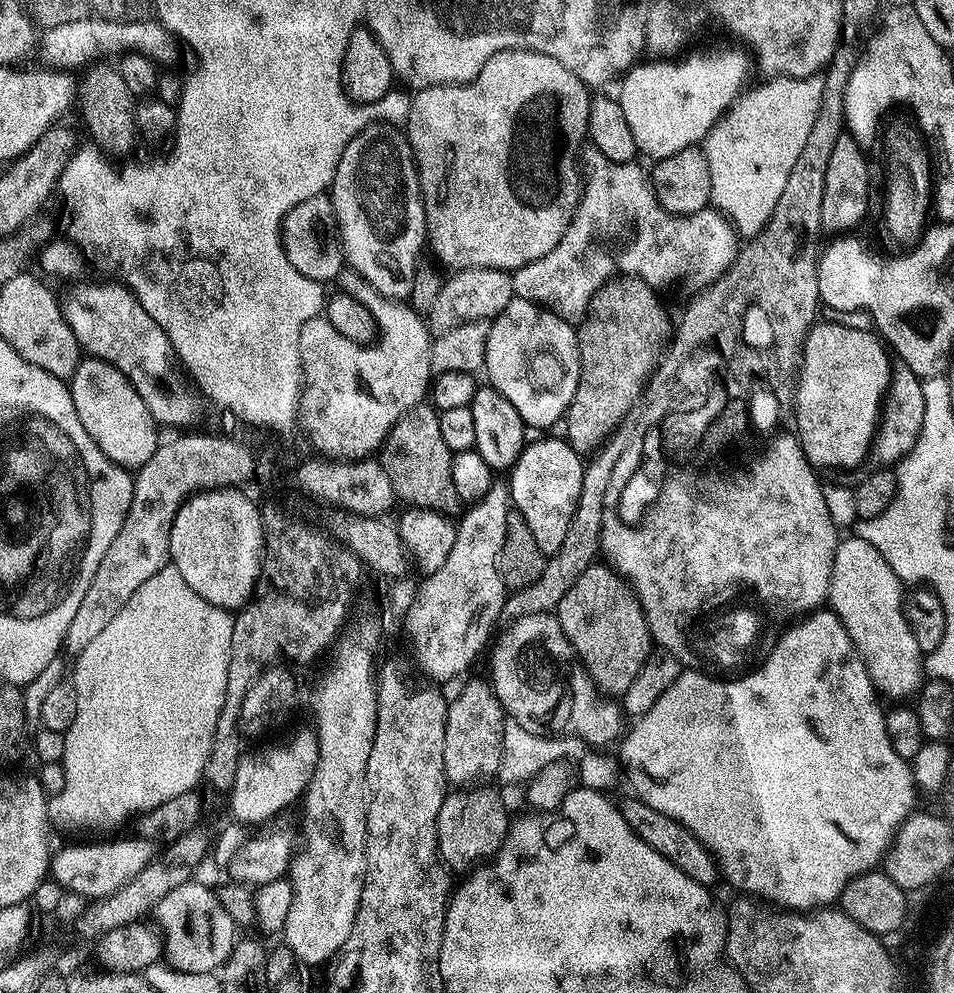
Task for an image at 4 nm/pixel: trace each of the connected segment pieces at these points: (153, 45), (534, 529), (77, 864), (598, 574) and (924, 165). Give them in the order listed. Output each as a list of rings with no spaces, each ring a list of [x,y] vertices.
[[[92,14],[87,20],[54,25],[44,33],[38,40],[38,56],[41,56],[48,63],[45,65],[52,70],[83,69],[108,58],[104,56],[116,58],[126,52],[140,52],[158,66],[172,66],[176,60],[176,44],[178,48],[177,37],[155,19],[147,22],[134,22],[129,18],[101,20],[99,16]]]
[[[564,438],[559,440],[536,440],[525,443],[522,454],[510,469],[510,504],[515,511],[526,518],[526,526],[530,526],[530,534],[534,534],[534,542],[538,542],[538,550],[547,558],[553,556],[566,539],[566,530],[570,530],[570,518],[574,518],[574,510],[578,506],[578,494],[582,494],[582,478],[585,461],[568,444]]]
[[[130,836],[114,842],[76,844],[56,851],[49,859],[49,877],[56,880],[61,889],[78,893],[86,900],[108,897],[126,882],[132,881],[158,854],[157,841]]]
[[[597,562],[581,574],[570,590],[566,590],[554,615],[572,643],[576,657],[590,669],[597,689],[608,698],[623,697],[638,670],[642,670],[642,662],[646,662],[654,650],[646,614],[627,580],[613,568]]]
[[[911,119],[908,120],[894,121],[884,136],[886,206],[882,217],[882,224],[889,236],[906,248],[918,244],[924,234],[928,224],[926,216],[928,212],[930,214],[934,192],[934,168],[927,143],[919,127]]]

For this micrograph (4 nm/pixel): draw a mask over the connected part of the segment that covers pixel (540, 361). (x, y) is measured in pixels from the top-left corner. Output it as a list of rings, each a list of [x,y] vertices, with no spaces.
[[[514,298],[490,321],[490,334],[486,340],[486,362],[483,371],[488,372],[487,383],[496,388],[518,410],[525,425],[532,428],[548,428],[551,424],[559,425],[564,418],[564,411],[574,398],[574,390],[580,381],[580,355],[576,345],[576,328],[569,321],[555,316],[546,308]]]

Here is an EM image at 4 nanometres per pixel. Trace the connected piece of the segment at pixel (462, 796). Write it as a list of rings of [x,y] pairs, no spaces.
[[[472,786],[467,790],[449,791],[438,810],[436,850],[444,867],[453,873],[467,873],[473,866],[495,856],[508,836],[508,808],[498,789],[484,787]]]

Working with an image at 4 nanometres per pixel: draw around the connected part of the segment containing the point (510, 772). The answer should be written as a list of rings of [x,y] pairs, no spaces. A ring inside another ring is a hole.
[[[505,719],[504,724],[504,753],[501,755],[498,776],[508,784],[523,785],[534,774],[538,774],[542,766],[550,766],[550,762],[568,760],[569,757],[575,765],[578,765],[578,780],[585,788],[608,794],[611,793],[611,788],[622,780],[622,765],[615,755],[599,754],[578,739],[571,740],[553,735],[536,736],[530,730],[522,730],[522,726],[515,720]]]

